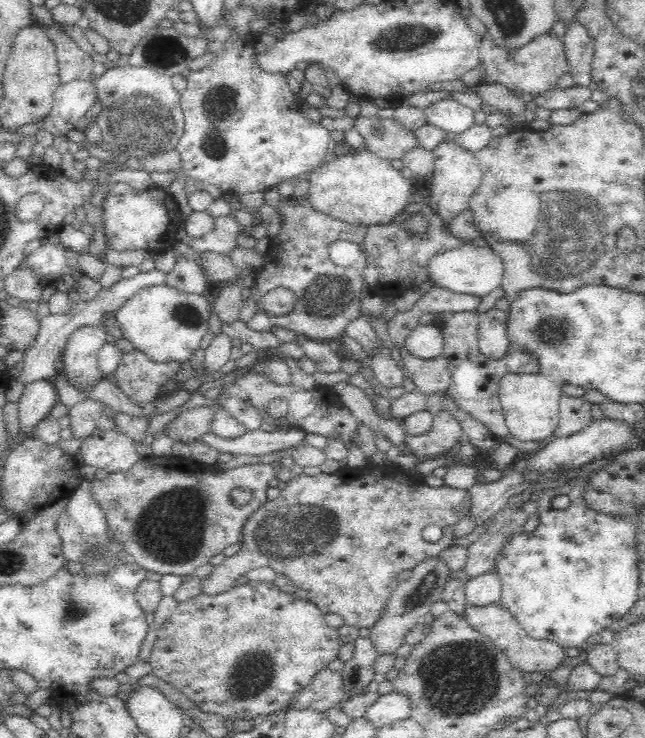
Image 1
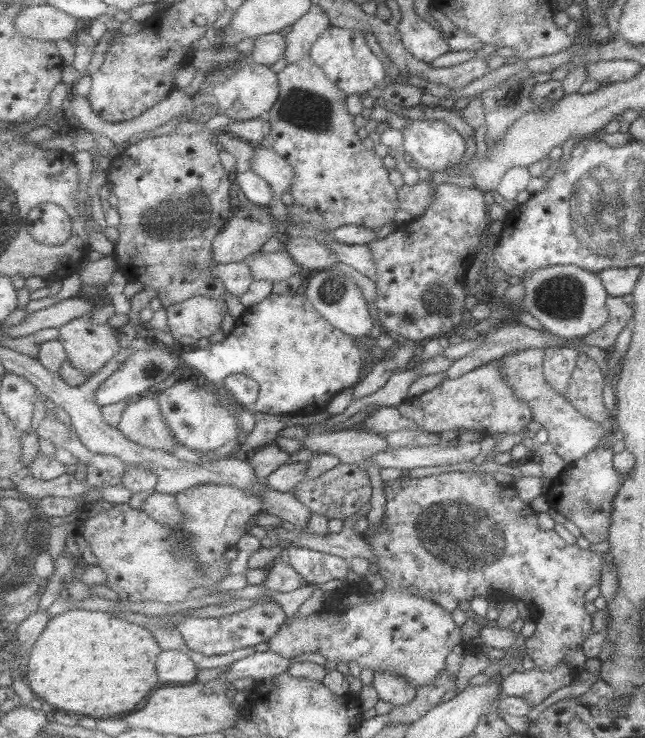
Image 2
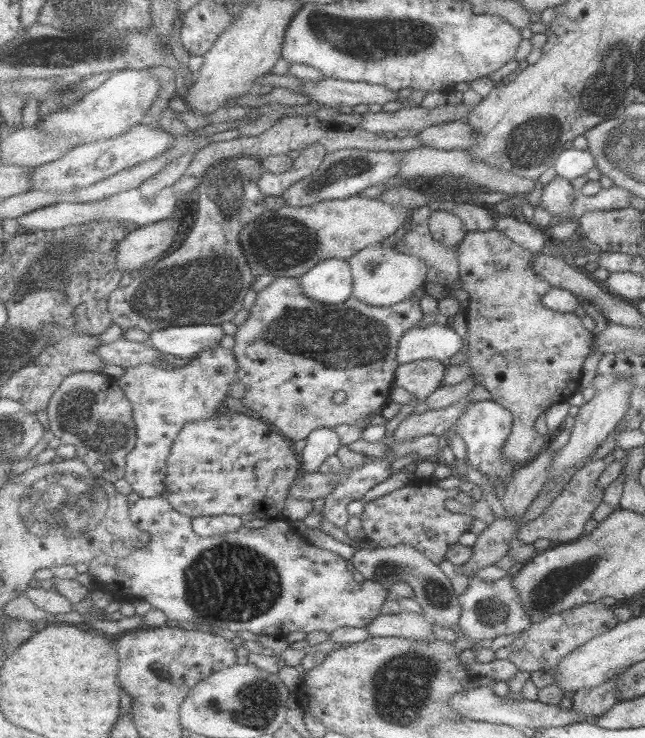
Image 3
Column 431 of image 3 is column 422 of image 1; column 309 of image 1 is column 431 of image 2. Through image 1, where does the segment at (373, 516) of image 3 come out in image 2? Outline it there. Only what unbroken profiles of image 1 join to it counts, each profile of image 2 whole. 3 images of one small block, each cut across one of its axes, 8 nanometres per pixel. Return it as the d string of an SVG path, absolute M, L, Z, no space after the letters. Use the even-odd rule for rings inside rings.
M445 472L437 474L437 476L427 476L425 478L407 478L399 477L390 480L386 483L384 490L386 495L386 504L384 507L384 516L381 524L372 526L363 534L363 538L369 541L371 549L375 551L375 560L371 563L379 568L379 573L386 582L386 586L395 589L395 591L407 591L409 586L415 586L420 592L427 592L421 598L435 601L435 597L440 592L447 592L458 602L468 600L473 596L484 597L490 603L503 604L510 600L522 601L531 611L531 619L536 625L533 634L522 640L523 647L522 654L526 657L527 664L535 669L541 671L549 671L557 663L561 663L565 655L577 648L582 648L583 640L591 633L591 615L587 614L584 608L584 594L599 582L601 578L601 568L607 564L613 565L613 559L608 553L597 553L588 551L588 549L581 549L577 545L569 545L553 531L542 530L536 522L535 512L531 509L529 504L525 504L520 497L517 496L515 489L511 485L503 485L493 479L490 474L478 472Z

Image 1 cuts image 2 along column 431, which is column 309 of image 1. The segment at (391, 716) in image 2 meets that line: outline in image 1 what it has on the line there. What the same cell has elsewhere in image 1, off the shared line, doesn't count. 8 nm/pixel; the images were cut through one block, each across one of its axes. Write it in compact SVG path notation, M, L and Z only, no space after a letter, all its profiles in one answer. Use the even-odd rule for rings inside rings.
M325 668L306 688L294 695L289 706L297 711L312 709L312 711L324 712L328 708L336 707L346 698L341 671Z

